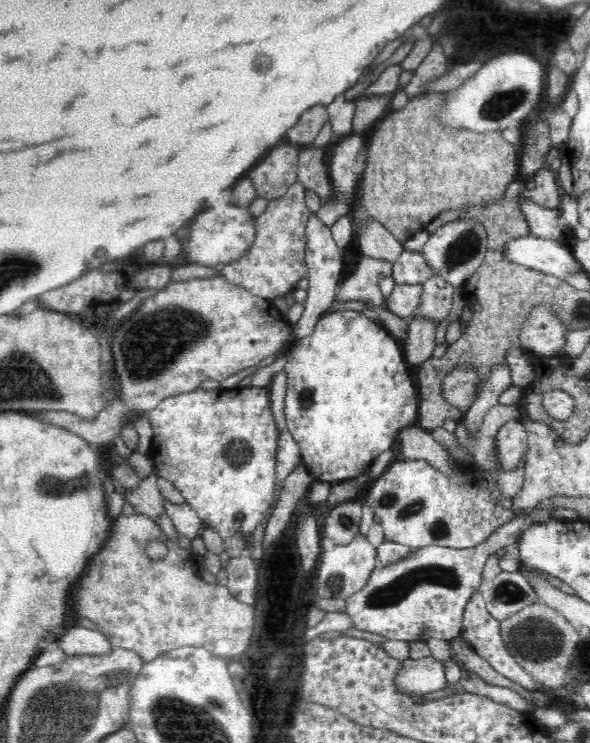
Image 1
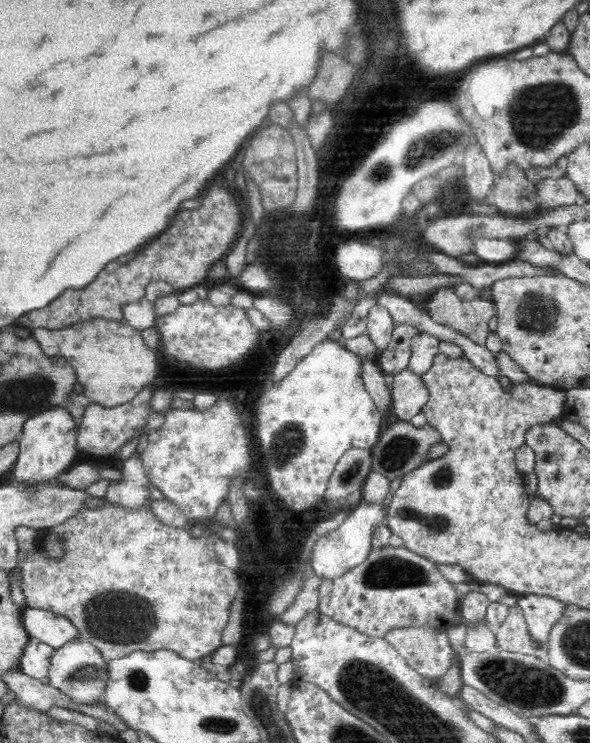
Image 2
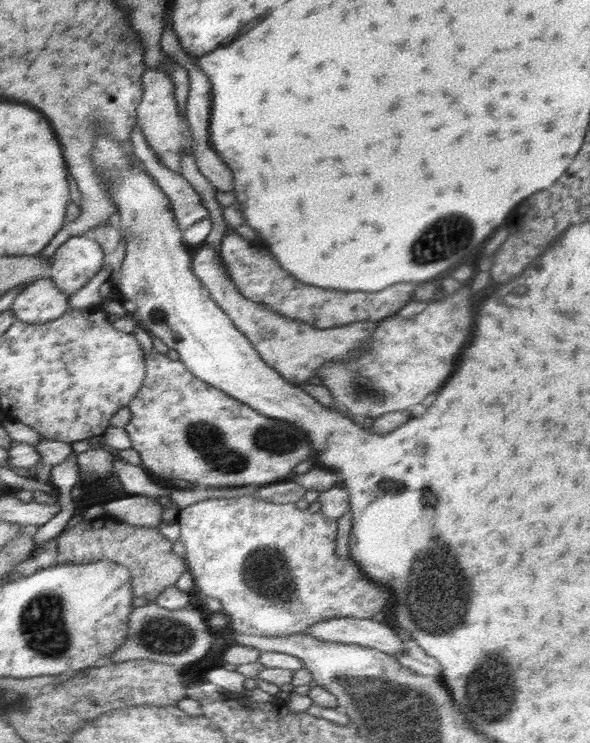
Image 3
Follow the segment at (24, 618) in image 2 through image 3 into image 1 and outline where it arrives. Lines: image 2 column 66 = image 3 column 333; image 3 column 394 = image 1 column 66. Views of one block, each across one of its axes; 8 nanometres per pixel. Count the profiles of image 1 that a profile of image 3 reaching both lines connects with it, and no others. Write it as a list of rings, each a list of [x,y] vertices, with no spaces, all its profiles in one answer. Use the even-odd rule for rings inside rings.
[[[79,625],[68,628],[58,642],[68,657],[80,654],[104,656],[113,649],[108,637],[99,630],[94,631]]]

